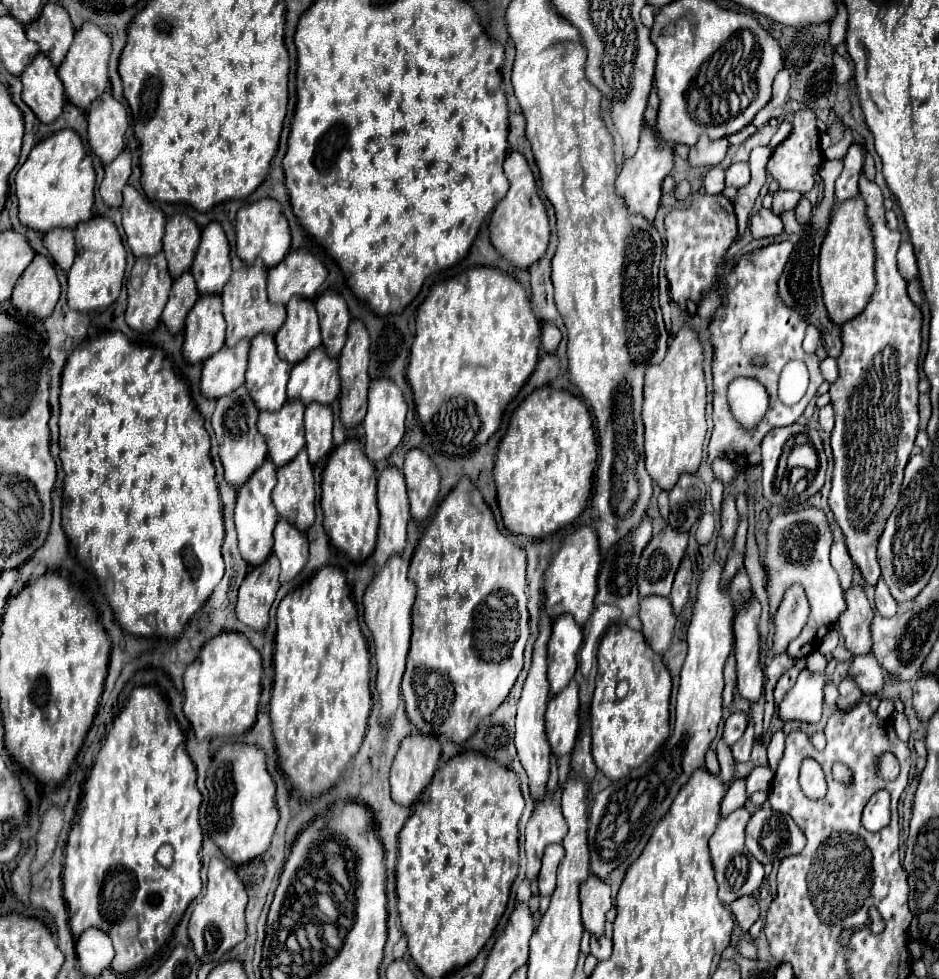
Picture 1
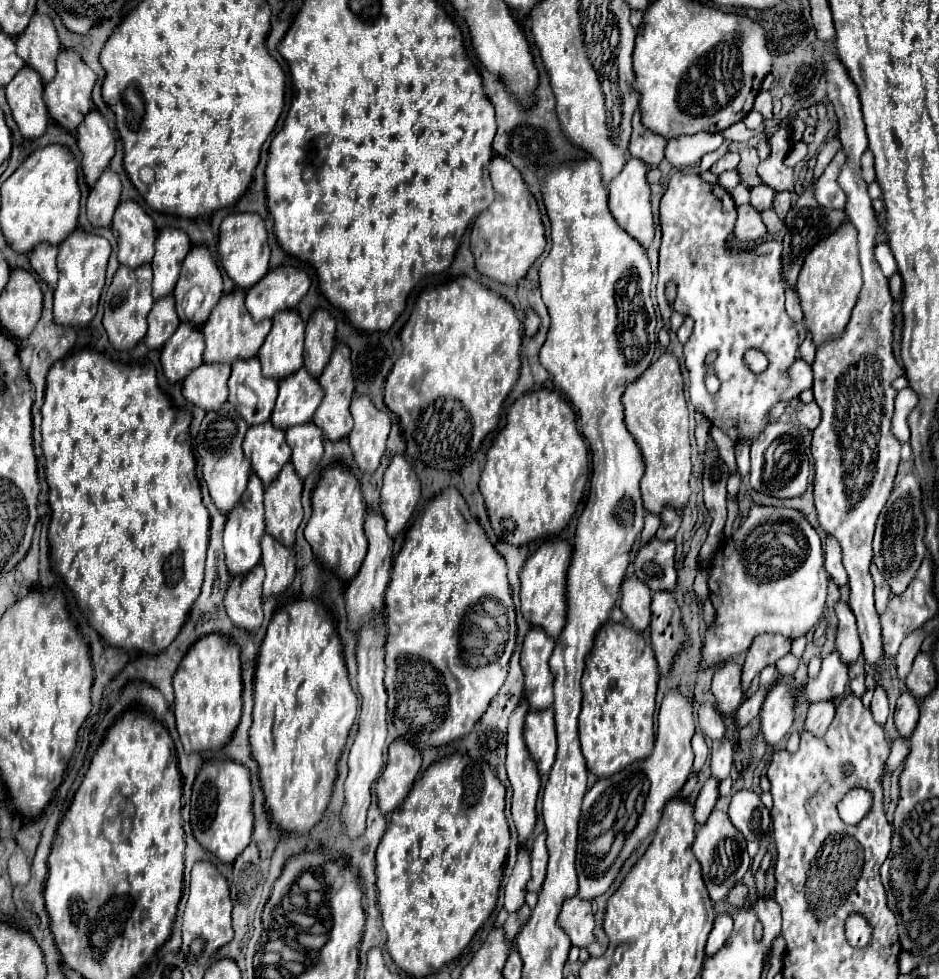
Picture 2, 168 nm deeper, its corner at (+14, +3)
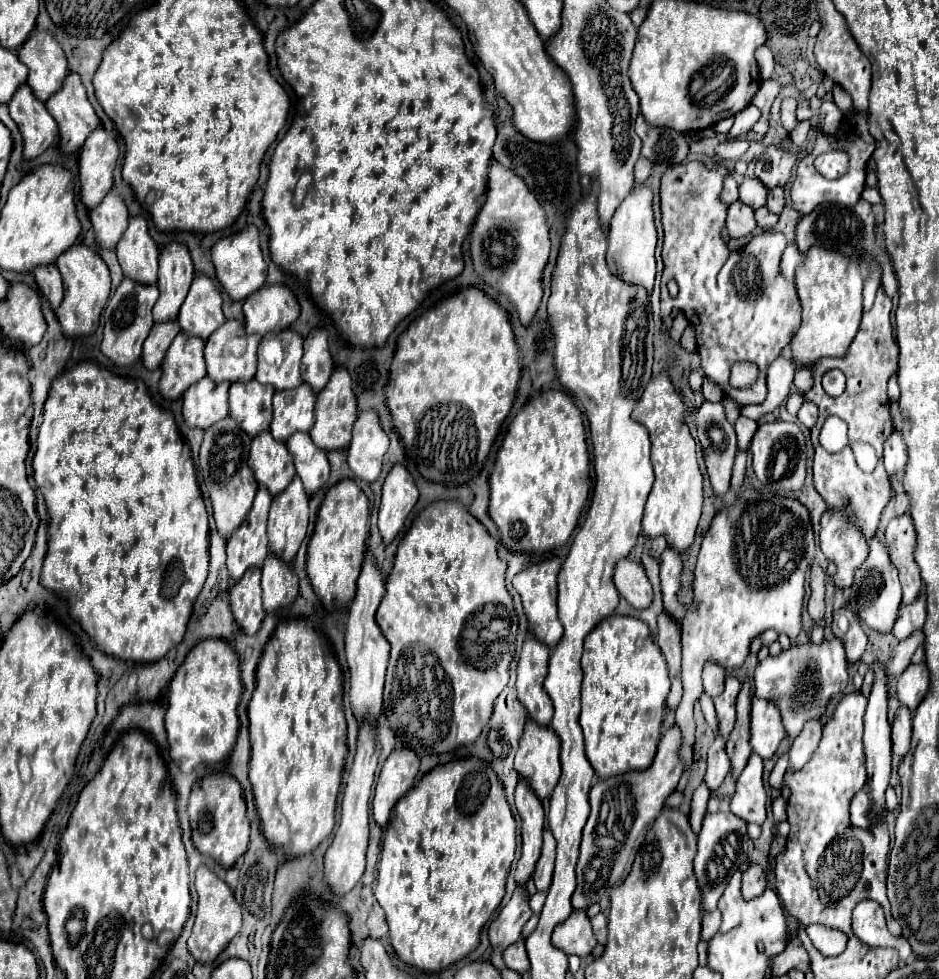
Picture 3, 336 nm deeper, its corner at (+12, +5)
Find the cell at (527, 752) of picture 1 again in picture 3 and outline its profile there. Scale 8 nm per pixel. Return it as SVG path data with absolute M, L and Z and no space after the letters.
M518 781L516 809L522 819L522 855L518 859L514 879L518 885L526 885L532 877L536 861L540 859L544 829L544 807L526 781Z

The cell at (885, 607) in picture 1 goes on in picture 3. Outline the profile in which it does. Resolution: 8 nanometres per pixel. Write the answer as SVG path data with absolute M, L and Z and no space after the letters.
M878 535L870 541L870 555L864 561L864 565L860 565L856 569L854 575L854 585L850 587L850 609L872 629L880 631L880 633L890 633L896 619L898 619L898 607L900 607L900 597L902 597L902 589L900 589L900 581L898 581L898 571L890 561L888 555L888 547L884 543L884 539L880 539Z

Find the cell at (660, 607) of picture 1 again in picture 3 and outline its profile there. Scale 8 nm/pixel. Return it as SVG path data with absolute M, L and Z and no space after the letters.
M628 557L620 559L614 569L614 583L634 609L646 609L652 603L652 585L640 563L630 561Z

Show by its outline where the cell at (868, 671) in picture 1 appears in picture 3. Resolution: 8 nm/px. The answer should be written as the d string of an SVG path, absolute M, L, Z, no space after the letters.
M840 639L812 643L806 645L790 645L790 649L782 651L778 657L768 655L764 661L758 663L754 673L756 683L756 695L778 703L780 715L784 721L784 729L790 731L790 743L800 735L802 727L810 719L822 719L828 707L828 701L842 693L848 683L848 671L846 671L846 655L844 645Z

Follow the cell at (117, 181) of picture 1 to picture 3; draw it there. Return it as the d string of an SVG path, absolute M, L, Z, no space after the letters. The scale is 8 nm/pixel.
M110 191L106 199L90 211L90 221L94 227L96 245L104 249L114 249L128 227L128 211L122 197Z

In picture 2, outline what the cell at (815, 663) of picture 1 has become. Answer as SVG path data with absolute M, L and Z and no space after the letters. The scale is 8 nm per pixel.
M789 653L776 663L776 668L782 675L793 675L799 665L799 658Z

